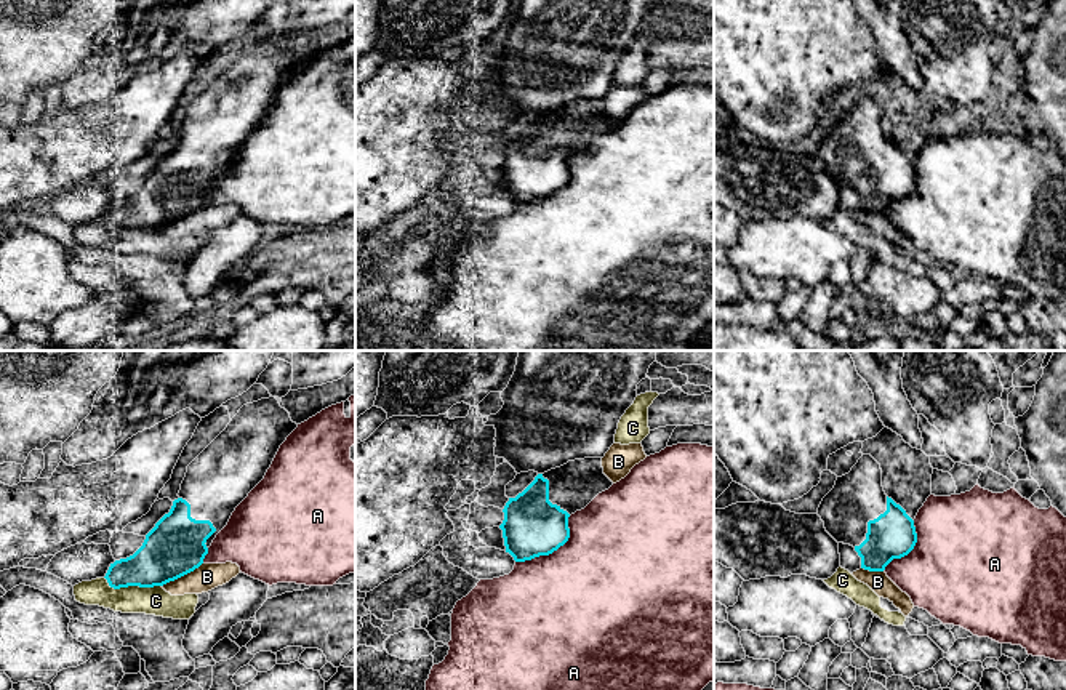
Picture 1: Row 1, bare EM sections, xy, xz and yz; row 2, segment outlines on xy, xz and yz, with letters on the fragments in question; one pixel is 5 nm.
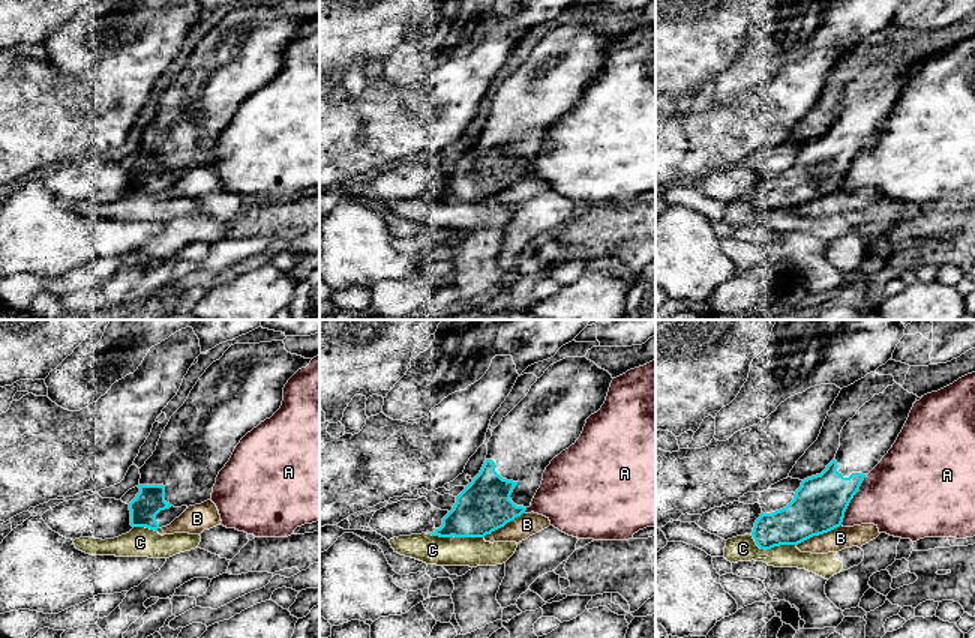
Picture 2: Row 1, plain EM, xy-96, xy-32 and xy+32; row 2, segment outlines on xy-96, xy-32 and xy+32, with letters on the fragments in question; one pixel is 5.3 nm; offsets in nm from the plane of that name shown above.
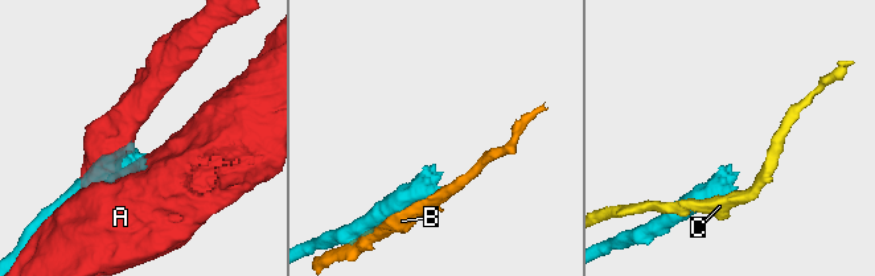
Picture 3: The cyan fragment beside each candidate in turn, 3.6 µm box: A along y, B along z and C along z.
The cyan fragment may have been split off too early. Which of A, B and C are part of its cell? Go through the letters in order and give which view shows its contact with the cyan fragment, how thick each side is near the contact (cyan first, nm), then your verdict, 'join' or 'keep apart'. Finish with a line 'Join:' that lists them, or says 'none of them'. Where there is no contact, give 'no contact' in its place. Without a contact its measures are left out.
A: meets cyan in xz; 300 nm thick on the cyan side, 500 nm on the other; keep apart
B: meets cyan in xy; 300 nm thick on the cyan side, 140 nm on the other; keep apart
C: meets cyan in xy; 280 nm thick on the cyan side, 140 nm on the other; keep apart
Join: none of them

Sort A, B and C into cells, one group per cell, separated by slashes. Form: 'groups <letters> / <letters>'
groups A / B / C

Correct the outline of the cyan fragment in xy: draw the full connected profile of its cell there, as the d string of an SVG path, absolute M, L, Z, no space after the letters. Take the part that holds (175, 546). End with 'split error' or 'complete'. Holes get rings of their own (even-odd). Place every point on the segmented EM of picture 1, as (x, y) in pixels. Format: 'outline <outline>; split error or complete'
outline M275 397L243 405L187 466L178 499L130 557L110 564L110 588L154 588L203 564L235 507L264 479L280 445L298 427Z; split error

